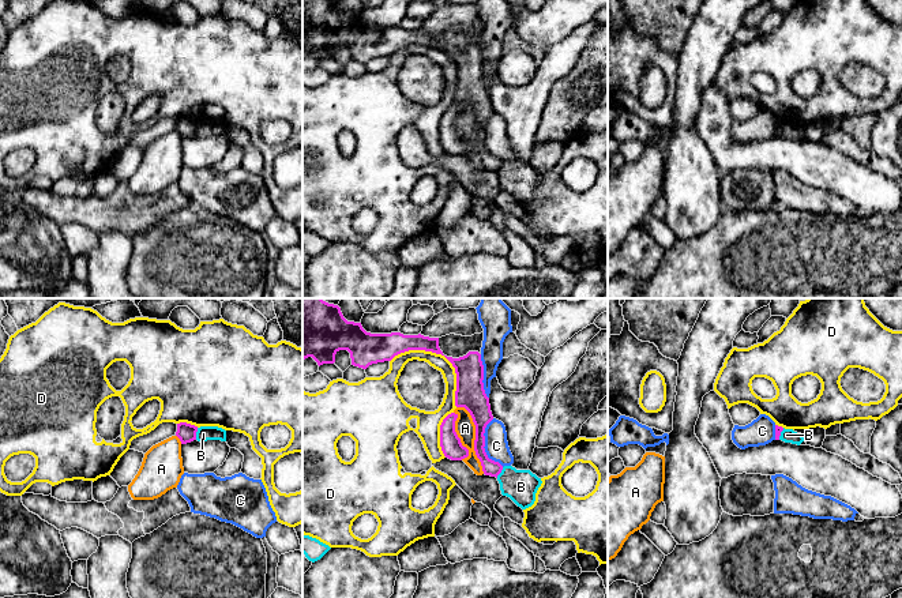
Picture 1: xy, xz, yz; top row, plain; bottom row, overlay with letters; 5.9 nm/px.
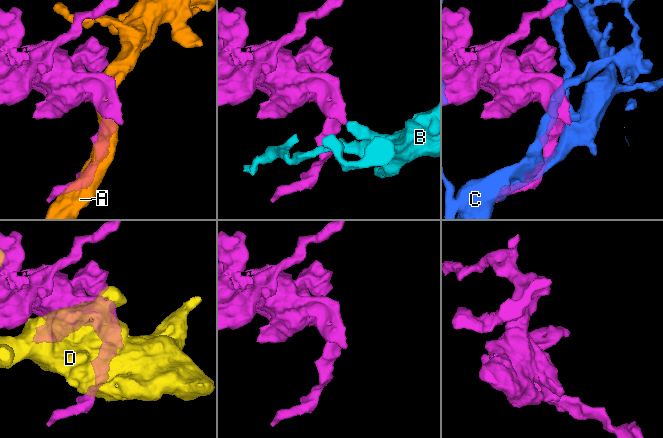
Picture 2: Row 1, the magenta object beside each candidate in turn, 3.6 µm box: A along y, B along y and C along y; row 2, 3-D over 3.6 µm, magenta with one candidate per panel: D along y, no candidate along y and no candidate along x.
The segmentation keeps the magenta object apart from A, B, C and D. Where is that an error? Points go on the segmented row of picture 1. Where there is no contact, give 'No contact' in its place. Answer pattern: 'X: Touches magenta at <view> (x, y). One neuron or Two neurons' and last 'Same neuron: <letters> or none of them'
A: Touches magenta at xz (476, 437). Two neurons
B: Touches magenta at xy (195, 433). Two neurons
C: Touches magenta at xz (484, 446). Two neurons
D: Touches magenta at xz (442, 354). Two neurons
Same neuron: none of them

